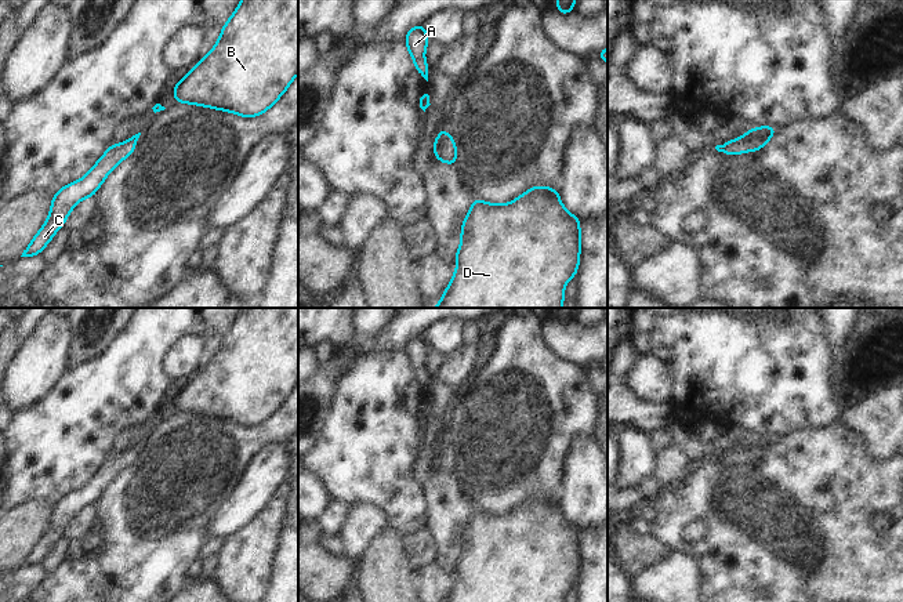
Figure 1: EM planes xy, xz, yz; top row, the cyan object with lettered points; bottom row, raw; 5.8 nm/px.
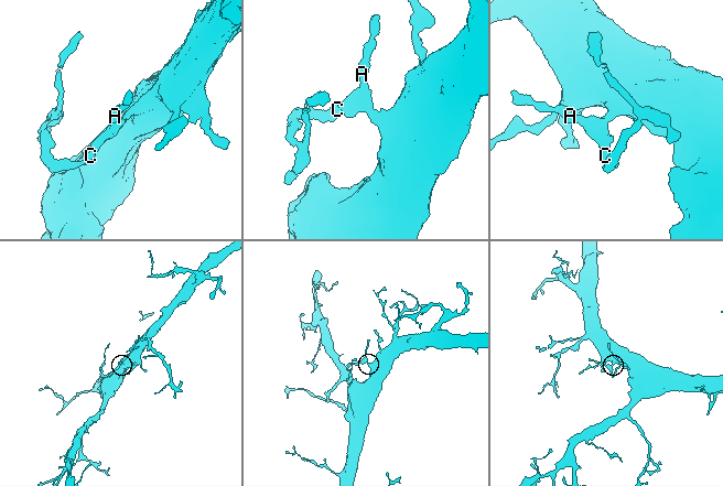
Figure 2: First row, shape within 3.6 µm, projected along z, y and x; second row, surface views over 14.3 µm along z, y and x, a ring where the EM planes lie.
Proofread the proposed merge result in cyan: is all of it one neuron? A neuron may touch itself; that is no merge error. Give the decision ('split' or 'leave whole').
leave whole

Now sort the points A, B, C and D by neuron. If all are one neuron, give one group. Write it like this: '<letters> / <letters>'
A B C D

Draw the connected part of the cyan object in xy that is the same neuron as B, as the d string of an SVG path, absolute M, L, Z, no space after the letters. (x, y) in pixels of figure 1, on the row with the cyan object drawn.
M242 0L213 50L175 83L174 99L243 117L268 110L298 75L298 0Z

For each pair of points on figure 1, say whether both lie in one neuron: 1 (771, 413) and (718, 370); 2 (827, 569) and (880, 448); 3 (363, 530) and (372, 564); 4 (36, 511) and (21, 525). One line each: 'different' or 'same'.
1: same
2: different
3: different
4: same

